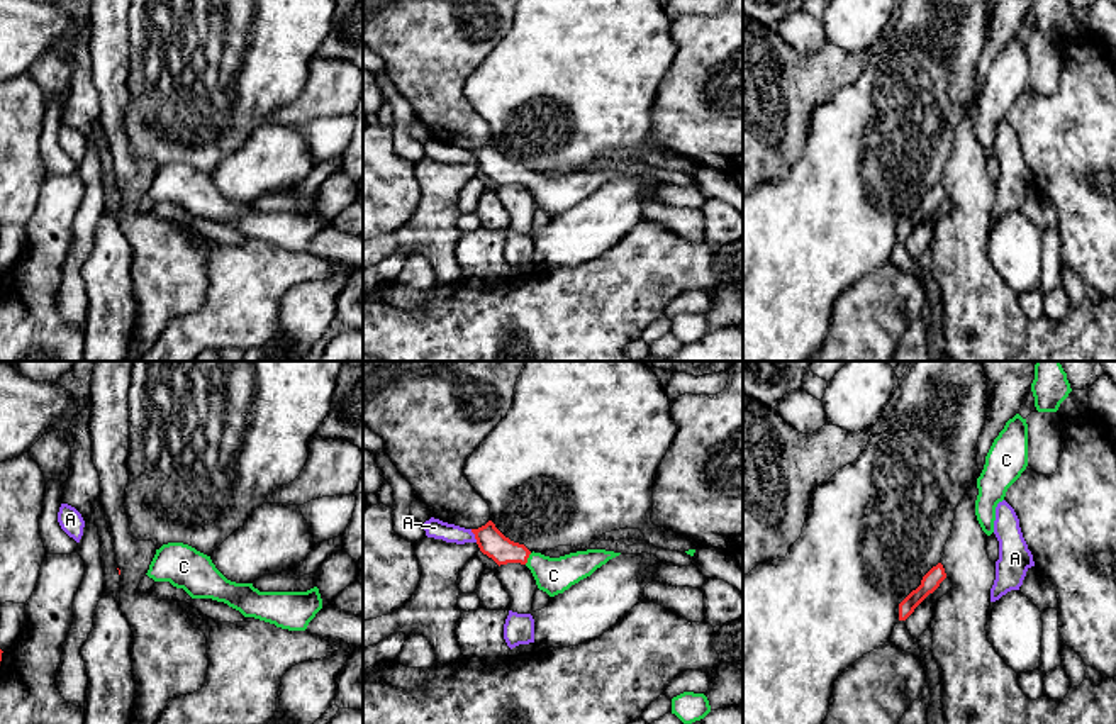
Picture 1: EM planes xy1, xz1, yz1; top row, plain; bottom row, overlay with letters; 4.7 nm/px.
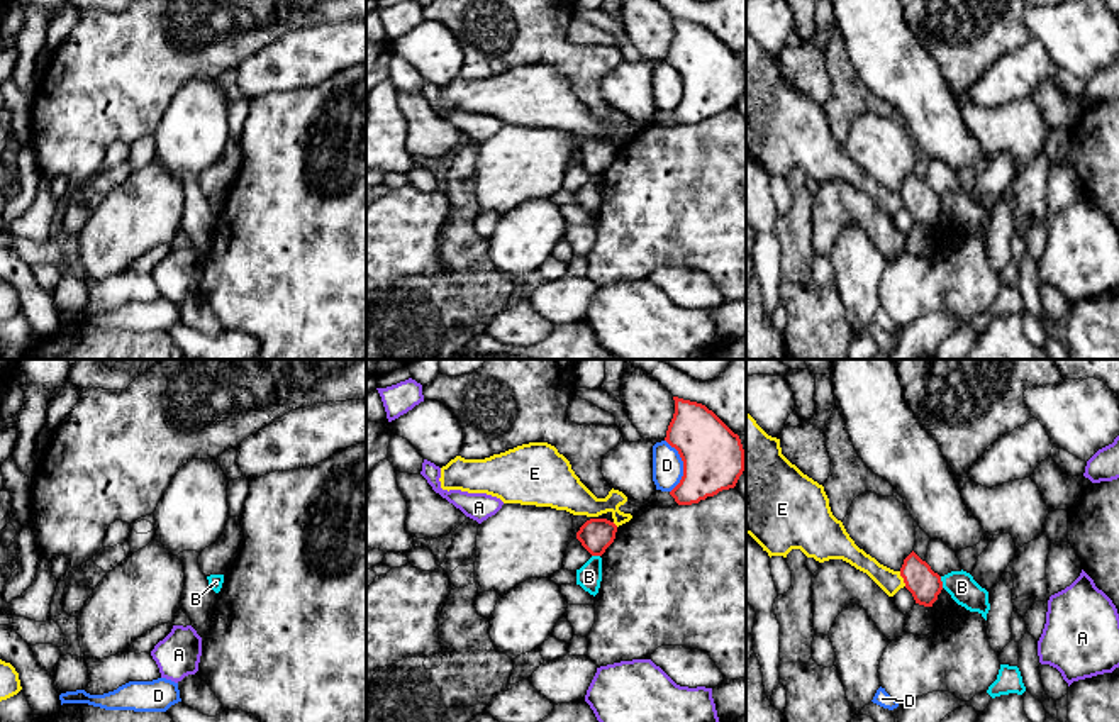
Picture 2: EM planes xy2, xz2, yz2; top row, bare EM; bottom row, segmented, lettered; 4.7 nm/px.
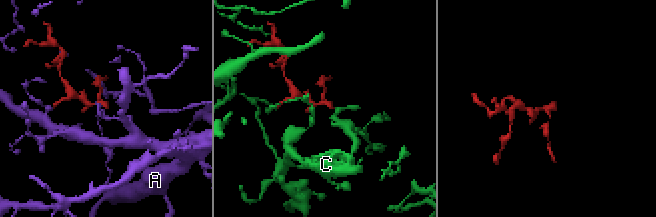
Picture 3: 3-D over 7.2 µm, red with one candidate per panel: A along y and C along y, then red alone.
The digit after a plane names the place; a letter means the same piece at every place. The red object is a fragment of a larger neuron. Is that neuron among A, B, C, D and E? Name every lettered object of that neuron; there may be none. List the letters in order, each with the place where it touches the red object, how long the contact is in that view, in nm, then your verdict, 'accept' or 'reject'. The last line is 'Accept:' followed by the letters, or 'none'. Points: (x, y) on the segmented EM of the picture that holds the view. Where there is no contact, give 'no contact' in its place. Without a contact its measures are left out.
A: contact xz1 (475, 536); length 70 nm; reject
B: contact yz2 (941, 582); length 60 nm; reject
C: contact xz1 (528, 556); length 70 nm; accept
D: contact xz2 (684, 466); length 260 nm; reject
E: contact yz2 (902, 577); length 80 nm; reject
Accept: C

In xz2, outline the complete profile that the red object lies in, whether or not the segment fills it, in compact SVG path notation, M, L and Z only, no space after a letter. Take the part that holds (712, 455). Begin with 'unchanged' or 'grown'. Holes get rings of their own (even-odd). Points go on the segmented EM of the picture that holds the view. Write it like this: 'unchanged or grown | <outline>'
unchanged | M673 397L675 414L665 441L683 461L683 476L670 492L678 505L692 505L734 488L744 471L744 449L705 405Z

